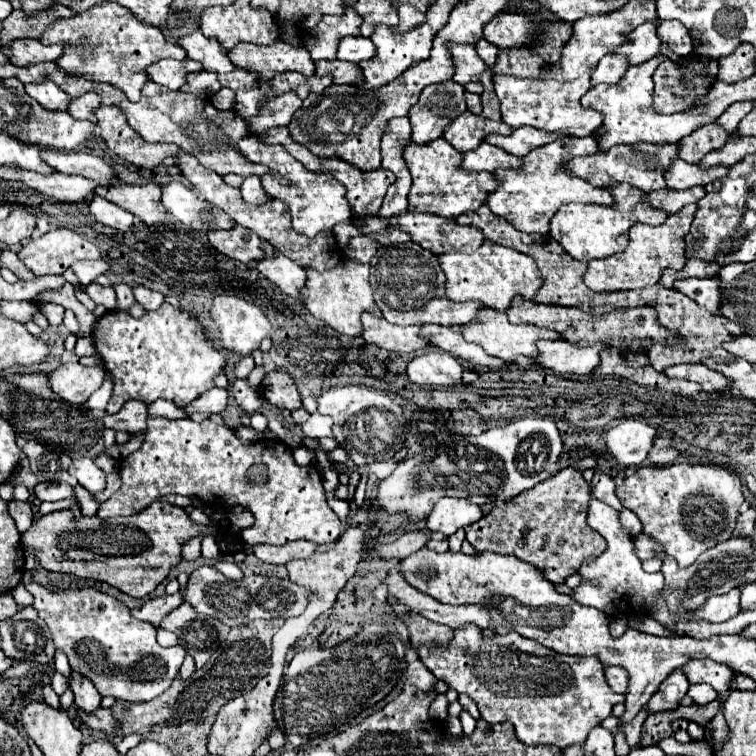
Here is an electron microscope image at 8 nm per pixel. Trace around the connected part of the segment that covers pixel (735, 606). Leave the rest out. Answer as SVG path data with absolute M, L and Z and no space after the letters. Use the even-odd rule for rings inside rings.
M733 589L725 595L717 595L713 599L709 599L701 609L697 609L693 615L711 623L719 623L719 621L727 621L731 617L735 617L741 611L741 591Z

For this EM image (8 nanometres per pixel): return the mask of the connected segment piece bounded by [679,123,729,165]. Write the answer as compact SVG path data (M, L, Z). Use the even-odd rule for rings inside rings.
M717 123L703 125L681 141L679 157L687 163L697 165L703 159L703 155L707 155L709 151L719 149L725 143L727 137L729 137L729 133L723 127L719 127Z

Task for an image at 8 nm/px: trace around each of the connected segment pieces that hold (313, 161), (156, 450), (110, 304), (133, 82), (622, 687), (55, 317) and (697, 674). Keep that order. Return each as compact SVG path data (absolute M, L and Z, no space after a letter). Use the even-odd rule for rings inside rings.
M273 127L273 129L265 131L265 133L259 133L257 139L259 139L261 143L269 143L269 145L283 145L297 161L301 161L301 163L305 165L305 169L309 169L309 171L313 171L313 173L329 173L329 175L333 175L337 181L341 181L341 183L345 185L345 189L347 189L347 201L349 201L351 209L353 209L359 217L377 215L377 213L379 213L379 207L381 207L381 203L383 203L383 197L385 197L387 187L395 181L395 175L389 173L389 171L385 171L383 167L373 169L373 171L361 171L359 167L353 167L353 165L345 163L343 159L337 159L337 157L329 159L329 157L317 157L317 155L313 155L305 145L301 145L301 143L297 143L297 141L291 139L289 127Z
M161 417L147 419L145 443L119 463L123 485L97 511L97 517L135 515L147 509L161 495L177 493L199 497L207 505L235 507L241 505L253 513L255 525L243 529L247 545L285 545L297 539L329 545L341 535L341 521L327 505L321 475L315 465L299 467L293 451L283 441L257 441L243 445L235 431L209 419L195 423L191 419L169 421Z
M91 283L91 285L87 287L87 295L89 295L95 303L103 305L105 309L115 309L115 307L117 307L115 291L109 289L109 287L101 287L101 285L97 285L97 283Z
M113 1L103 3L101 7L93 7L93 11L73 15L71 19L57 19L45 27L39 41L55 41L65 45L63 55L55 61L57 67L61 67L65 73L119 87L131 101L139 99L139 91L147 83L145 69L149 65L167 57L187 57L183 47L165 41L159 29L137 21L129 9Z
M605 667L605 677L607 677L607 683L611 685L613 691L625 695L627 693L627 681L629 681L629 675L623 667Z
M39 303L39 311L47 317L49 325L59 325L63 321L63 307L61 305L53 305L53 303Z
M701 659L701 661L689 661L683 671L689 677L689 683L709 683L721 699L721 705L727 701L727 697L731 695L731 691L735 689L733 677L737 675L729 665L725 663L717 663L711 659Z

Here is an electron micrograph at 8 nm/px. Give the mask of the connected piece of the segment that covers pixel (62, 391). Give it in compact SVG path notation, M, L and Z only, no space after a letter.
M65 363L49 375L49 385L61 399L81 405L91 397L93 391L101 387L103 379L105 369L99 365L85 367L81 363Z

